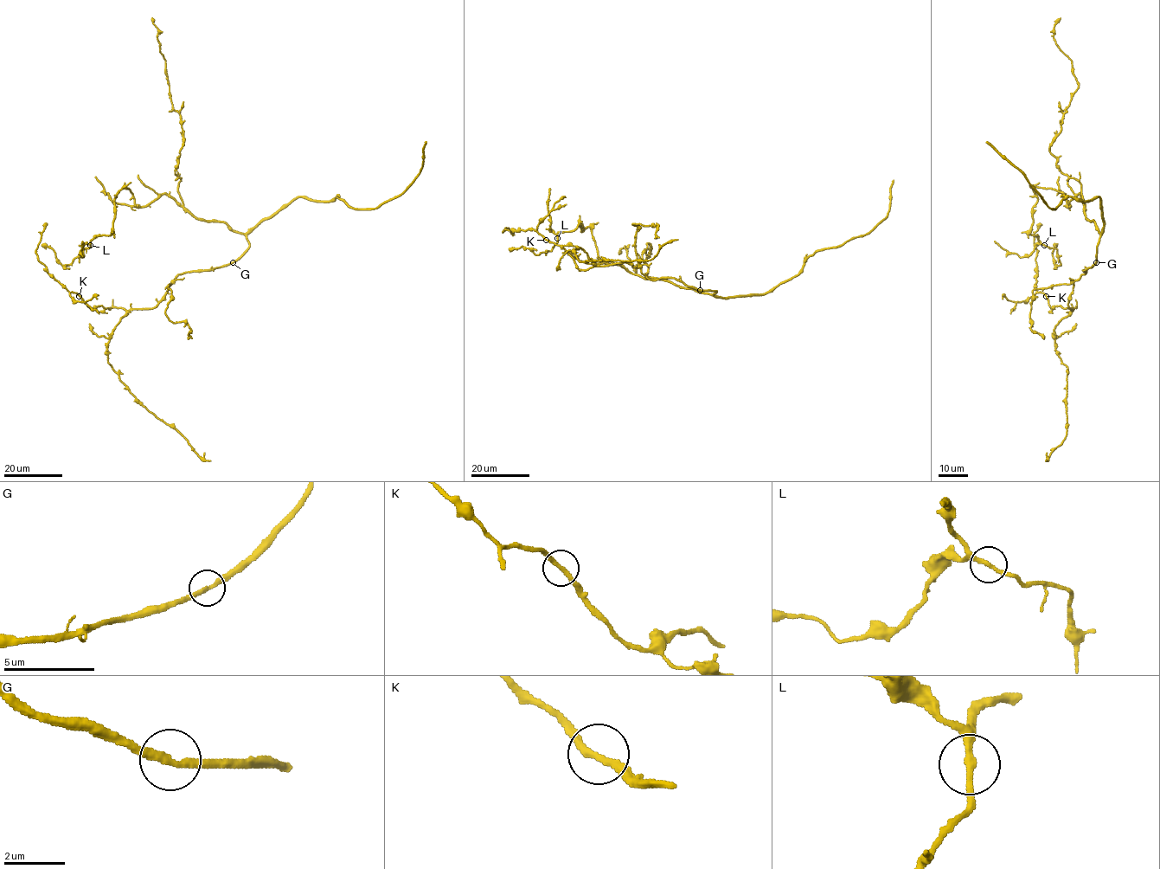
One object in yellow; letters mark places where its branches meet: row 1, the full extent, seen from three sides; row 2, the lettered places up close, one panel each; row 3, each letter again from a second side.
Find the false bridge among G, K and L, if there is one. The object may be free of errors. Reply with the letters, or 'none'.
none

